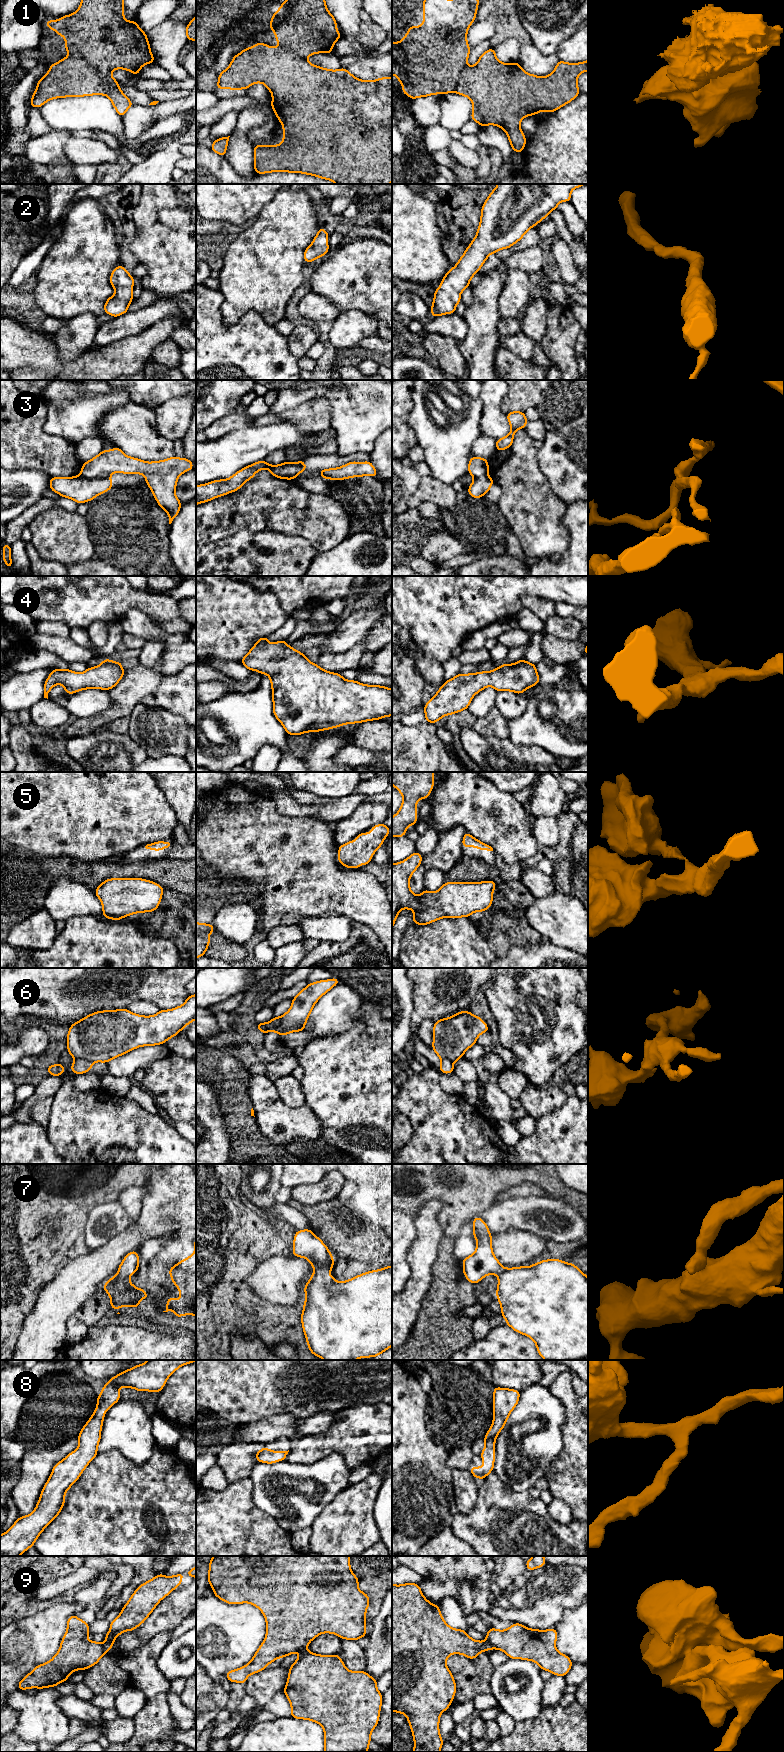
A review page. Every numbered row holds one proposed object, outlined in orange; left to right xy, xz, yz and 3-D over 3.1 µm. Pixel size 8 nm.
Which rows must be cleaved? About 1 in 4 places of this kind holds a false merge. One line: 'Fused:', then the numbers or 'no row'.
Fused: 3, 6

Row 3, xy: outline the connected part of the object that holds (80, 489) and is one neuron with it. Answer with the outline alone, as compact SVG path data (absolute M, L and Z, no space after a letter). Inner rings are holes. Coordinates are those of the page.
M80 475L75 477L52 477L49 483L50 490L62 497L72 499L78 504L89 502L113 488L110 475L92 479Z

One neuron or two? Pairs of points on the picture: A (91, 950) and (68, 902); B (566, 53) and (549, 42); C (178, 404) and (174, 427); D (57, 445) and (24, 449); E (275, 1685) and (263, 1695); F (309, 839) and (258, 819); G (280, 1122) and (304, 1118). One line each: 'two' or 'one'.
A: two
B: two
C: one
D: one
E: one
F: one
G: one

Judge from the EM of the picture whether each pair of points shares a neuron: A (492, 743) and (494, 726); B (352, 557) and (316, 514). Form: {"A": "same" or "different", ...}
{"A": "different", "B": "different"}

